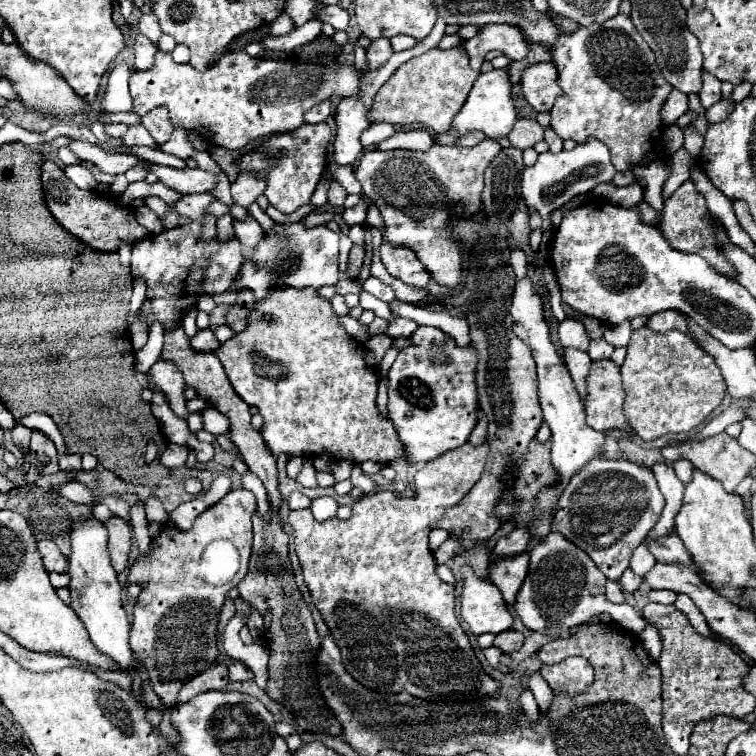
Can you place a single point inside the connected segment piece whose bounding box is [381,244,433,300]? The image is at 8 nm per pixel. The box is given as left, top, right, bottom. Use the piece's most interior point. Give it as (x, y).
(402, 263)

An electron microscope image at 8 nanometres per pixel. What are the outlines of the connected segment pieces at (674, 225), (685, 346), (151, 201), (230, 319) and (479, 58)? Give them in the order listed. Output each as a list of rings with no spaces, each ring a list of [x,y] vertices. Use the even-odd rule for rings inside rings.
[[[687,180],[683,182],[671,198],[665,200],[665,206],[663,210],[653,210],[647,202],[641,202],[639,204],[641,208],[641,214],[645,212],[645,222],[651,222],[651,224],[657,224],[659,230],[663,232],[663,236],[673,244],[673,248],[681,250],[681,252],[687,252],[687,254],[699,254],[701,258],[705,258],[709,262],[709,266],[713,266],[719,274],[735,280],[735,268],[733,264],[727,260],[725,252],[721,246],[717,246],[713,240],[717,240],[717,234],[719,234],[719,228],[721,224],[715,220],[715,218],[709,218],[709,210],[705,206],[705,198],[695,190],[693,182]]]
[[[649,328],[633,330],[621,376],[625,390],[623,416],[643,440],[697,428],[721,404],[727,392],[713,356],[703,352],[683,332],[653,334]]]
[[[149,196],[147,198],[147,206],[163,220],[165,218],[165,214],[167,214],[167,210],[169,210],[169,206],[161,200],[161,198],[157,198],[157,196]]]
[[[249,294],[249,302],[245,302],[243,306],[233,304],[233,306],[227,308],[225,320],[227,320],[227,326],[229,326],[233,332],[241,332],[241,330],[245,328],[245,316],[249,316],[249,308],[253,308],[253,302],[255,302],[255,296]]]
[[[489,24],[483,26],[475,38],[465,42],[465,50],[471,58],[471,66],[479,70],[489,50],[501,50],[511,60],[523,60],[531,50],[531,42],[515,24]]]

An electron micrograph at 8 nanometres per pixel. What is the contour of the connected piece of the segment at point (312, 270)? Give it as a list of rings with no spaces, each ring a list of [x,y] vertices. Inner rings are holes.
[[[291,224],[283,232],[269,236],[269,242],[261,242],[253,254],[247,258],[245,266],[239,272],[237,288],[251,288],[257,298],[265,296],[269,286],[285,284],[293,288],[321,288],[327,284],[337,284],[339,280],[339,234],[325,228],[313,226],[305,228],[303,224]]]

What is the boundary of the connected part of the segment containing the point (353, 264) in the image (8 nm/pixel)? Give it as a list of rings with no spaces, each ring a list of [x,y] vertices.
[[[353,246],[351,256],[349,256],[349,278],[355,278],[359,268],[363,266],[365,260],[365,248],[363,246]]]

